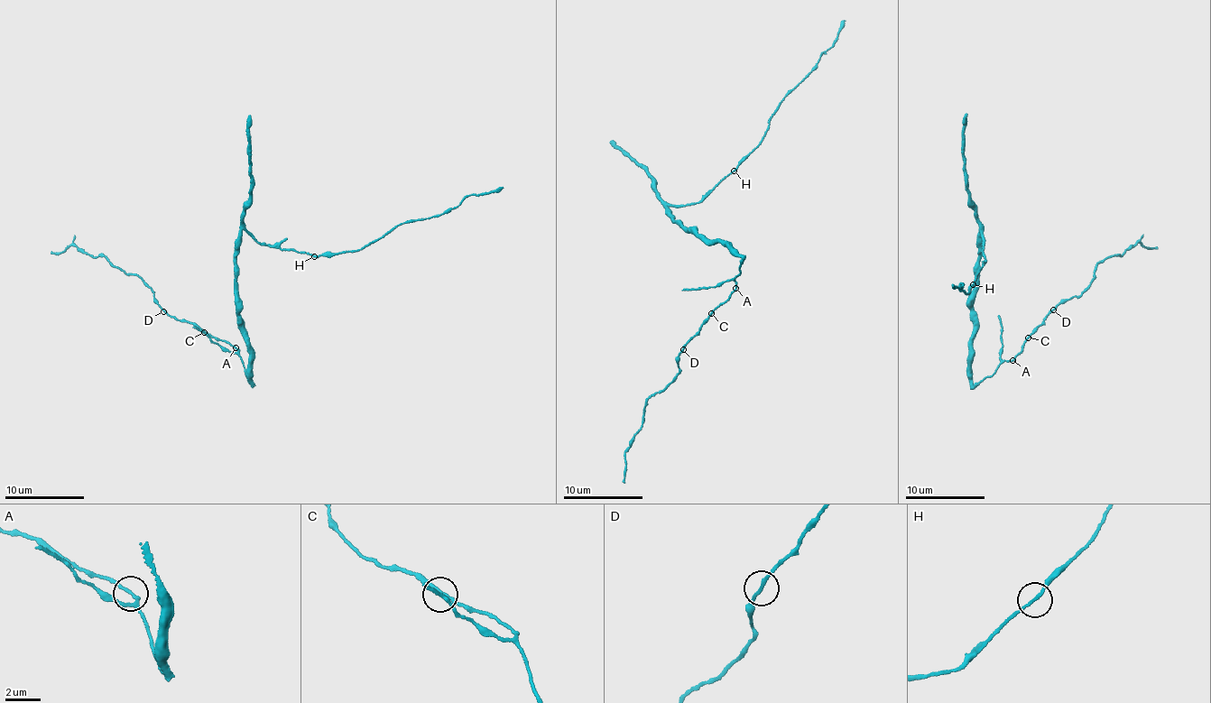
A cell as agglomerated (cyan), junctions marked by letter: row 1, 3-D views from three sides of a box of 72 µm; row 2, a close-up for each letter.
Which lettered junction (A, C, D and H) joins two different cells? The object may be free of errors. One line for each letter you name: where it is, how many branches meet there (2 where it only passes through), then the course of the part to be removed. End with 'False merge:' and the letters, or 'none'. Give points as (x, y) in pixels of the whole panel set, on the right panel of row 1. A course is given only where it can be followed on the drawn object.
False merge: none

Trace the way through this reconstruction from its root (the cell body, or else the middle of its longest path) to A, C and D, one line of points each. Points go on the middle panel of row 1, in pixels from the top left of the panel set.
A: (701, 235), (710, 243), (720, 241), (742, 258), (740, 272), (734, 278), (735, 288)
C: (701, 235), (710, 243), (720, 241), (742, 258), (740, 272), (734, 278), (735, 291), (711, 313)
D: (701, 235), (710, 243), (720, 241), (742, 258), (742, 265), (734, 278), (735, 291), (713, 311), (683, 349)

